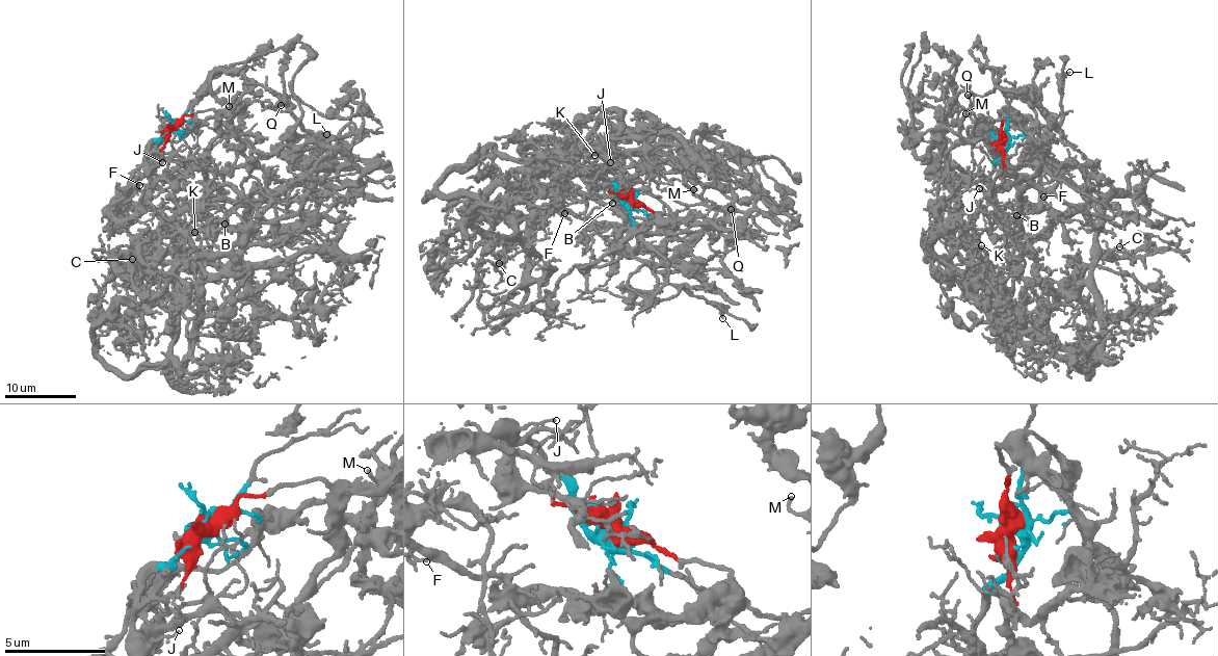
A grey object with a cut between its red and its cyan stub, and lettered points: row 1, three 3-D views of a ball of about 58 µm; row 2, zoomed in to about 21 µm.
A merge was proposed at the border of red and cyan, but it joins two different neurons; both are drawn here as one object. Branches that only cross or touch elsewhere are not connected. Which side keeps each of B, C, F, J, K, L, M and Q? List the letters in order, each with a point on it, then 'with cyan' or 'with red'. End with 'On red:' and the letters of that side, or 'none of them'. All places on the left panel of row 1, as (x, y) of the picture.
B: (224, 224) | with cyan
C: (132, 259) | with cyan
F: (139, 185) | with cyan
J: (162, 162) | with cyan
K: (194, 232) | with cyan
L: (326, 134) | with red
M: (229, 106) | with red
Q: (281, 105) | with red
On red: L, M, Q

